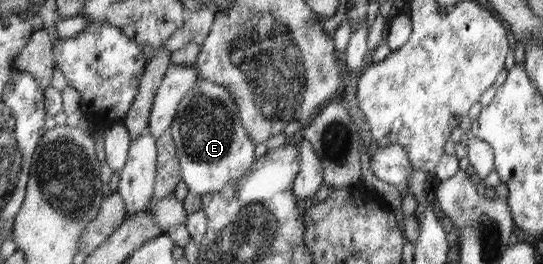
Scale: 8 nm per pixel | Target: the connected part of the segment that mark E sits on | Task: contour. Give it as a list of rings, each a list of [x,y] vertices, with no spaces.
[[[198,77],[197,86],[182,99],[169,131],[176,143],[181,180],[187,186],[188,198],[225,190],[256,163],[256,144],[242,124],[234,97],[222,85],[212,81]]]

